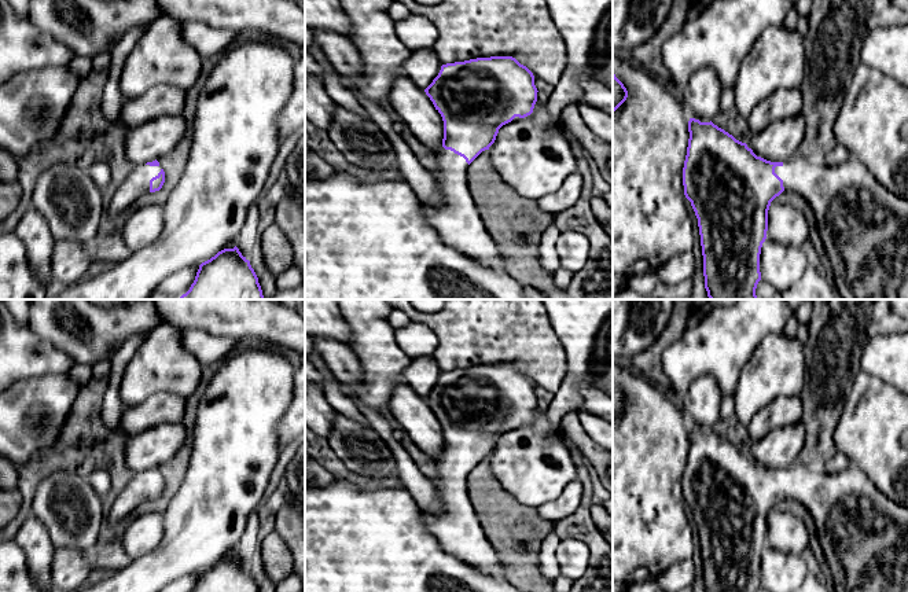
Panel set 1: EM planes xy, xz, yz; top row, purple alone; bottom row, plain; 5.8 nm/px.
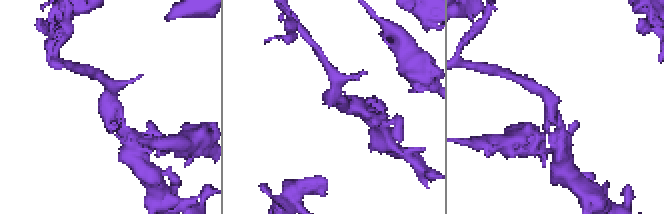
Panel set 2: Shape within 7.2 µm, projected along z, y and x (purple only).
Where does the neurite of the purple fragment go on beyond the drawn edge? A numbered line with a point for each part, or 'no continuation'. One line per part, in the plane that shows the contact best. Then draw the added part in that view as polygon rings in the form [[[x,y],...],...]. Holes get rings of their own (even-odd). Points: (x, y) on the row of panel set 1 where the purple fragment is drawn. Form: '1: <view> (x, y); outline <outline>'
1: yz (864, 227); outline [[[793,155],[776,166],[775,173],[783,180],[784,191],[799,194],[813,210],[835,290],[842,299],[908,299],[908,199],[885,188],[854,157],[839,165],[827,165]]]

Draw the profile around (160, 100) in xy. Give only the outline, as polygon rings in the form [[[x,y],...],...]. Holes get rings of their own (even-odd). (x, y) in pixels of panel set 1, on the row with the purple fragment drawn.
[[[170,85],[154,87],[144,95],[124,100],[118,118],[130,129],[161,115],[181,114],[185,93],[185,89]]]

